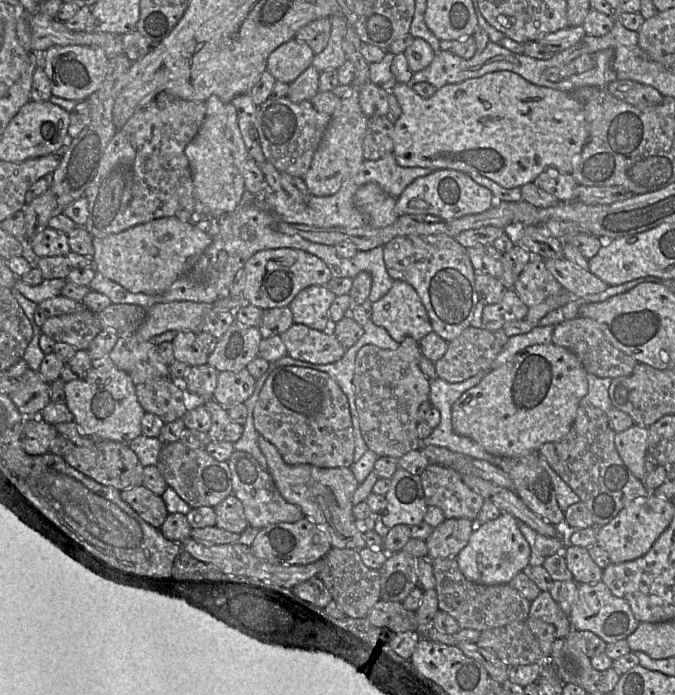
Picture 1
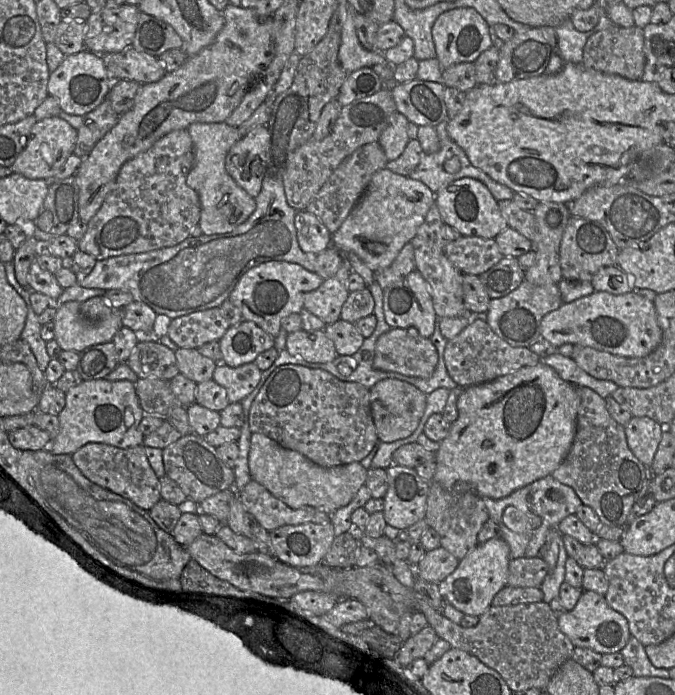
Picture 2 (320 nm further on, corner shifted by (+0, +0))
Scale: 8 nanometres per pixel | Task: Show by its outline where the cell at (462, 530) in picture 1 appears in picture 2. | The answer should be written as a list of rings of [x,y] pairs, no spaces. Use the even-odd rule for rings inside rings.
[[[443,547],[427,551],[420,562],[413,566],[416,577],[440,584],[459,565],[459,560]]]

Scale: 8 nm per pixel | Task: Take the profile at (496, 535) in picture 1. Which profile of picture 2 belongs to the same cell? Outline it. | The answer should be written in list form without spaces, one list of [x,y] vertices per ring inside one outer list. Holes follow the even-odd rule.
[[[492,538],[484,544],[478,544],[460,560],[458,567],[439,584],[444,600],[465,615],[482,615],[492,605],[495,595],[508,585],[510,560],[510,549],[503,538]]]

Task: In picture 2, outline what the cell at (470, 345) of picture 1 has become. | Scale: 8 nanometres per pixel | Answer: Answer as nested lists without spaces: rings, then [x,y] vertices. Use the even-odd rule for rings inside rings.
[[[474,316],[471,322],[447,342],[444,362],[449,376],[458,387],[469,387],[492,381],[525,366],[541,362],[541,356],[527,347],[515,347],[500,338],[484,317]]]

